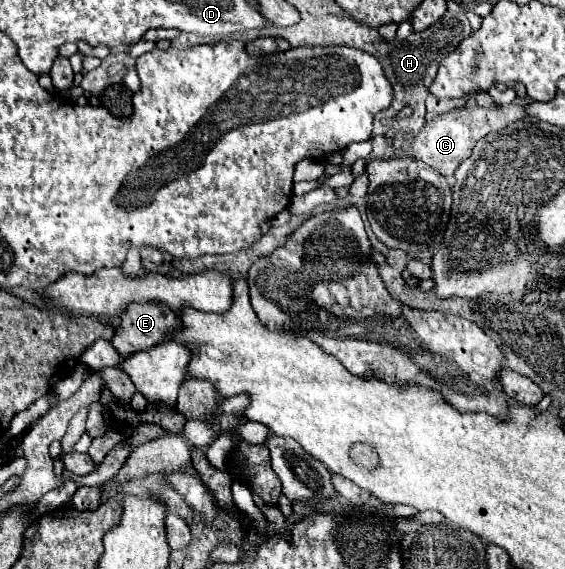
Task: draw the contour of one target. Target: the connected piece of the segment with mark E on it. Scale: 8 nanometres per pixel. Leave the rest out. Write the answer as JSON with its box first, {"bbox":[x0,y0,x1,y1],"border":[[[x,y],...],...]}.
{"bbox":[111,303,179,357],"border":[[[129,303],[127,309],[121,315],[119,325],[115,327],[115,335],[111,339],[111,345],[115,351],[123,357],[129,357],[131,353],[151,349],[153,345],[165,341],[165,335],[179,327],[179,317],[163,303]]]}

